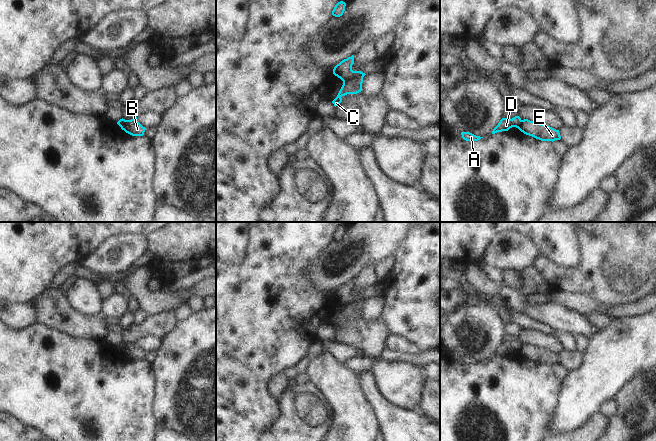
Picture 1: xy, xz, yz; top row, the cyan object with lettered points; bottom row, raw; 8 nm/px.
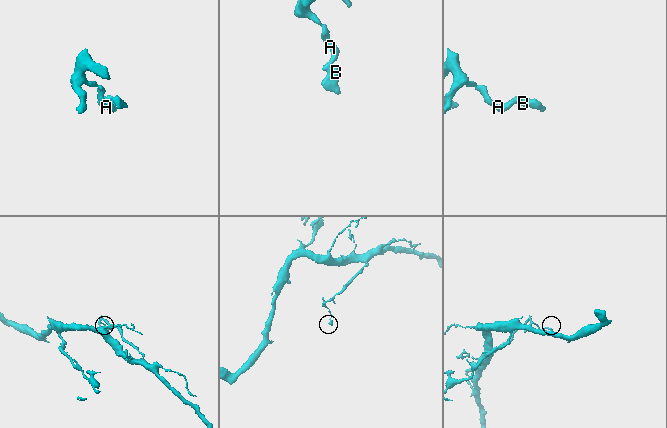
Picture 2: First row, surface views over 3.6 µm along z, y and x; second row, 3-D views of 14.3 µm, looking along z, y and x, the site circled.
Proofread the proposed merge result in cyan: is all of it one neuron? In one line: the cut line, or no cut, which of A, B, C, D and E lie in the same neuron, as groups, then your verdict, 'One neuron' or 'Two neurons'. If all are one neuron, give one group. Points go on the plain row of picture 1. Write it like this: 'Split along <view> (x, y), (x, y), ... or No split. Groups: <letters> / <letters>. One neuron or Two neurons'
Split along xz (363, 297), (359, 301), (349, 302), (343, 306). Groups: A D / B C E. Two neurons

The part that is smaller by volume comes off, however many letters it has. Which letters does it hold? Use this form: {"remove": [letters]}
{"remove": ["B", "C", "E"]}

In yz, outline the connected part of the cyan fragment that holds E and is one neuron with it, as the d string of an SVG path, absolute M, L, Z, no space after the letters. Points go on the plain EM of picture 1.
M524 343L518 352L526 359L532 360L541 365L555 365L560 364L561 360L559 354L556 354L548 349L536 347L528 343Z

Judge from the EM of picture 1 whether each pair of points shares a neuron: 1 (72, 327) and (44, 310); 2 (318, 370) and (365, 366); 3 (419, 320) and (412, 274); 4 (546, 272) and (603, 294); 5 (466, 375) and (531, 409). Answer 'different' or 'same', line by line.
1: same
2: different
3: same
4: same
5: same

